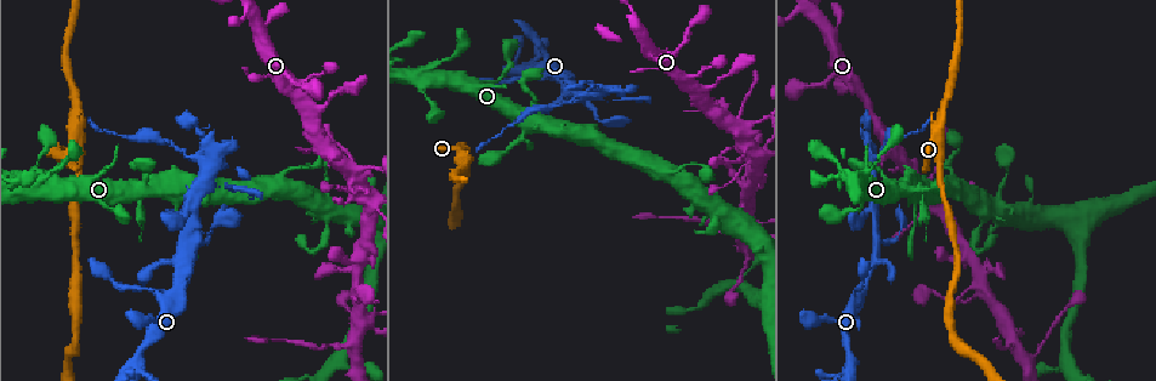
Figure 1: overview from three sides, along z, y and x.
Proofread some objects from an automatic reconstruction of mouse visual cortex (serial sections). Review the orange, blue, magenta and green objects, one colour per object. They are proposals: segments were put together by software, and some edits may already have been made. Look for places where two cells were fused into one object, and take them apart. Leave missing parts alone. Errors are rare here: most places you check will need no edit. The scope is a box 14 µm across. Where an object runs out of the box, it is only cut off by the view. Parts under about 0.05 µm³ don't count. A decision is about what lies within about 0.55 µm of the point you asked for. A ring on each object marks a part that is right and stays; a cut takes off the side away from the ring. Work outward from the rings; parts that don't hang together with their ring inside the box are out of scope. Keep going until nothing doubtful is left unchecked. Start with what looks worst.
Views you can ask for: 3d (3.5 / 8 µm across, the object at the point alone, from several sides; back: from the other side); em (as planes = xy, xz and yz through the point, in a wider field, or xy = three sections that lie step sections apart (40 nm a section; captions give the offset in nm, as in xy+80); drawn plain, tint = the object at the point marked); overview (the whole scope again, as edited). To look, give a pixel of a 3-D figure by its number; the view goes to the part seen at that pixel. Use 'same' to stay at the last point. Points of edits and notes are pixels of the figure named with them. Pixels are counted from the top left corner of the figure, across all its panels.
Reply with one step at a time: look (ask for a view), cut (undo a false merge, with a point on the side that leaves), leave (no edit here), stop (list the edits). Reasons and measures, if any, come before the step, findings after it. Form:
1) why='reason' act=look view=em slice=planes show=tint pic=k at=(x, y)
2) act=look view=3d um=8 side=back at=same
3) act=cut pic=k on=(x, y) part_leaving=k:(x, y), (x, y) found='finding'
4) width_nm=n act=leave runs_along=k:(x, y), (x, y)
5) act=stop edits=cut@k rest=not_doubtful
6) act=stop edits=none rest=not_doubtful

why='abrupt turn' act=look view=3d um=3.5 pic=1 at=(940, 135)

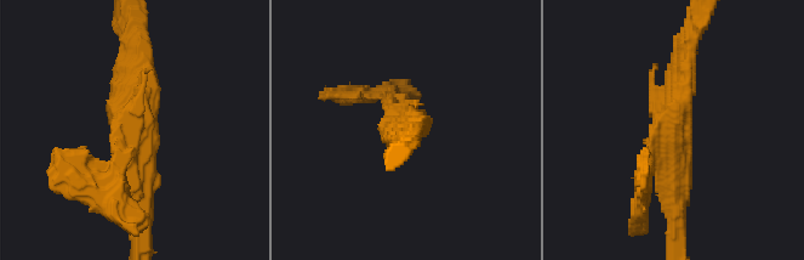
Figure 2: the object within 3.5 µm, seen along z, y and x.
arms=3 arm_widths_nm=150,300,350 why='now the EM' act=look view=em slice=xy step=1 show=tint pic=2 at=(136, 133)

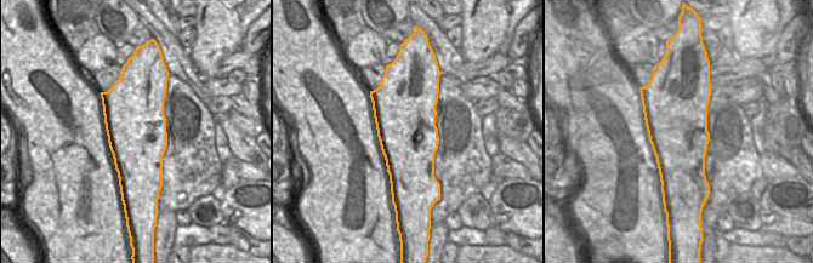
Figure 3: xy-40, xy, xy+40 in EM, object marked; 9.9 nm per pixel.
act=leave runs_along=2:(90, 181), (135, 133), (135, 54) found='all the same cell'

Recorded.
why='thick turns thin' act=look view=3d um=3.5 pic=1 at=(720, 232)

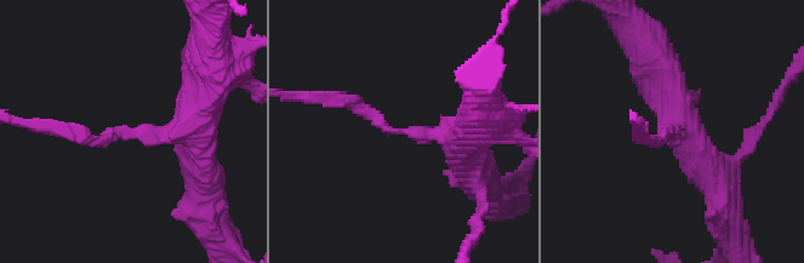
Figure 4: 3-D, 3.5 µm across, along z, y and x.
arm_widths_nm=200,350 act=look view=em slice=planes show=tint pic=4 at=(399, 130)

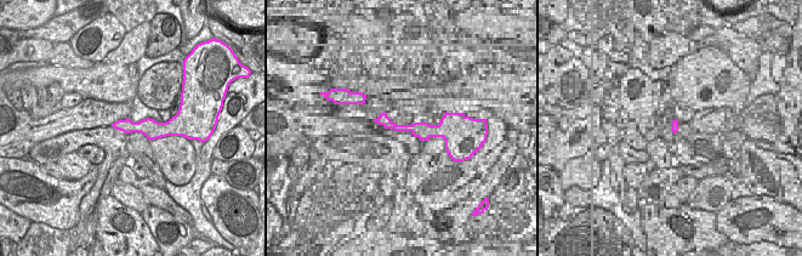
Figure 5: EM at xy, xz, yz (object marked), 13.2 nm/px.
act=leave runs_along=5:(117, 125), (169, 130) found='one cell here'

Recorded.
why='thick turns thin' act=look view=3d um=3.5 pic=1 at=(208, 171)

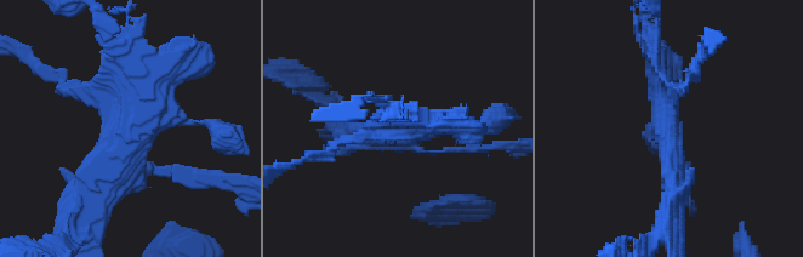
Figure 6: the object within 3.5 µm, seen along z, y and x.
act=look view=em slice=xy step=1 show=tint pic=6 at=(126, 121)

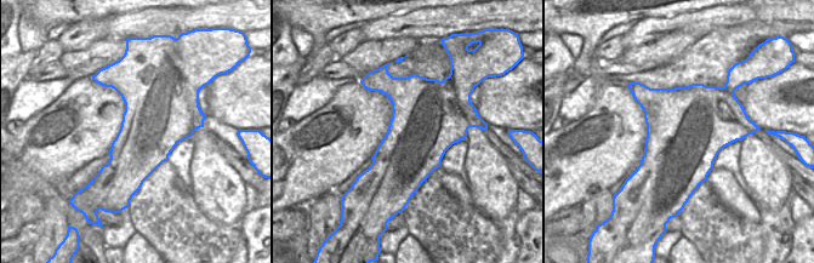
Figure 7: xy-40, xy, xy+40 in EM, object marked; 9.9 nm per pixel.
width_nm=700 act=leave runs_along=6:(92, 196), (126, 103), (67, 89) found='all the same cell'

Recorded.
why='calibre changes' act=look view=3d um=3.5 pic=1 at=(860, 129)

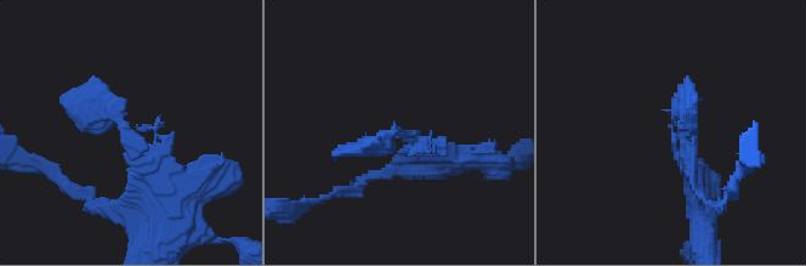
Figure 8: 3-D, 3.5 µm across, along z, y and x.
act=look view=em slice=xy step=2 show=tint pic=8 at=(133, 134)

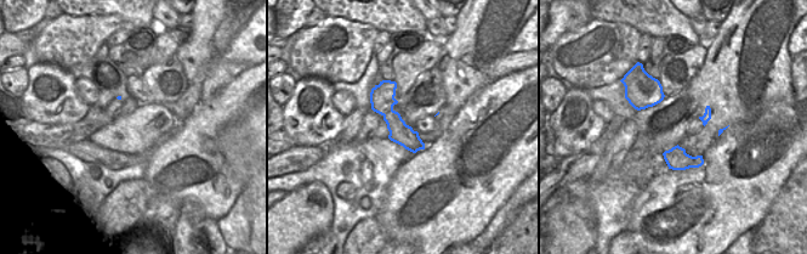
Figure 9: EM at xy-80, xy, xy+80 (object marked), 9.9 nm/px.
act=look view=em slice=planes show=tint at=same

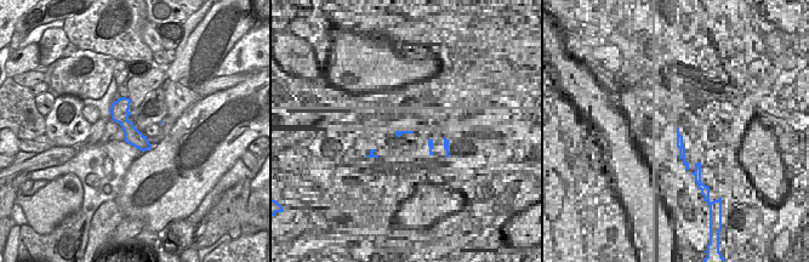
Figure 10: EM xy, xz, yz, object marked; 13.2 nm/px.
act=leave runs_along=10:(123, 100), (123, 121), (144, 147) found='one cell here'

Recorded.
why='sudden change in width' act=look view=3d um=3.5 side=back pic=1 at=(876, 154)

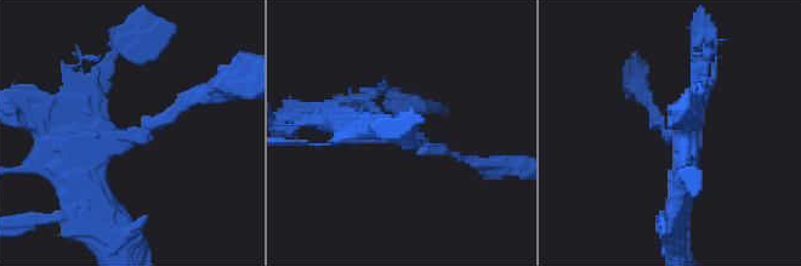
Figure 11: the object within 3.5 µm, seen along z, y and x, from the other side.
act=look view=em slice=xy step=5 show=tint pic=11 at=(132, 138)

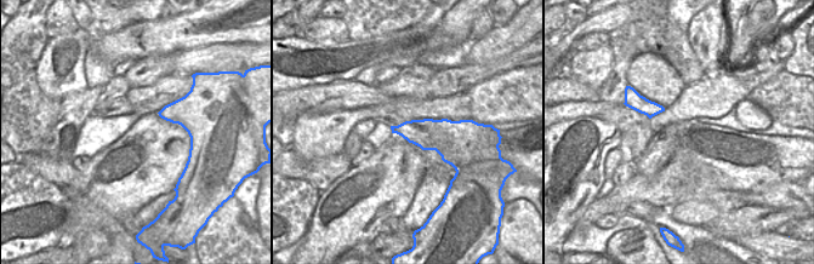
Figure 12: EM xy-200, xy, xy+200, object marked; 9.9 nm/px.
arm_widths_nm=150,300 act=cut pic=11 on=(182, 107) part_leaving=11:(148, 125), (189, 95), (245, 84) found='two cells meet here'

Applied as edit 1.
act=stop edits=cut@11 rest=not_doubtful

